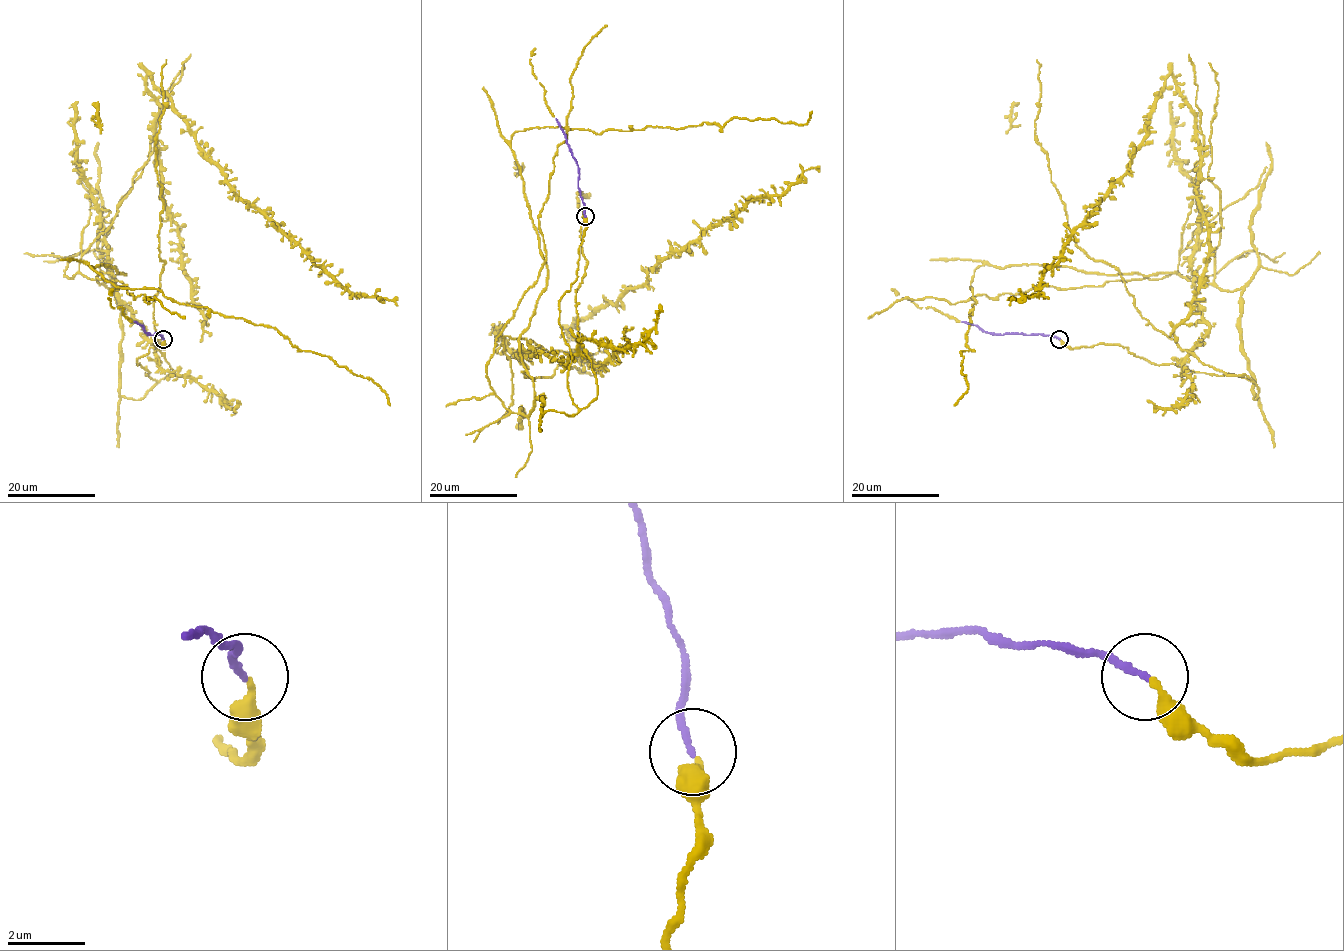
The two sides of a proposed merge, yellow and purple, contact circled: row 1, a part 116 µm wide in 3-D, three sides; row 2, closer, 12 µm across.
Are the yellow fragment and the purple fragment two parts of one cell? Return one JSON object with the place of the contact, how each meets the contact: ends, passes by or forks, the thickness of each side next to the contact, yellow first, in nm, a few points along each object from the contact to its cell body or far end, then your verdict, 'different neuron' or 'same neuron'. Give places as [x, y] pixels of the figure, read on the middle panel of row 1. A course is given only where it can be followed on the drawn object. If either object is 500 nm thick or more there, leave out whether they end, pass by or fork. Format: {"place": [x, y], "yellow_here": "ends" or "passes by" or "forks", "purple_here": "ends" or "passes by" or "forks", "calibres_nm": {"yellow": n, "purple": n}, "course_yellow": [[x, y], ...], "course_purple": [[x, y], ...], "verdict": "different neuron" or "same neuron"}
{"place": [585, 216], "yellow_here": "ends", "purple_here": "ends", "calibres_nm": {"yellow": 240, "purple": 150}, "course_yellow": [[586, 217], [558, 321], [578, 412], [511, 413], [486, 375], [501, 335], [575, 361], [575, 322], [819, 166]], "course_purple": [[586, 217], [578, 187], [579, 168], [556, 119]], "verdict": "same neuron"}

